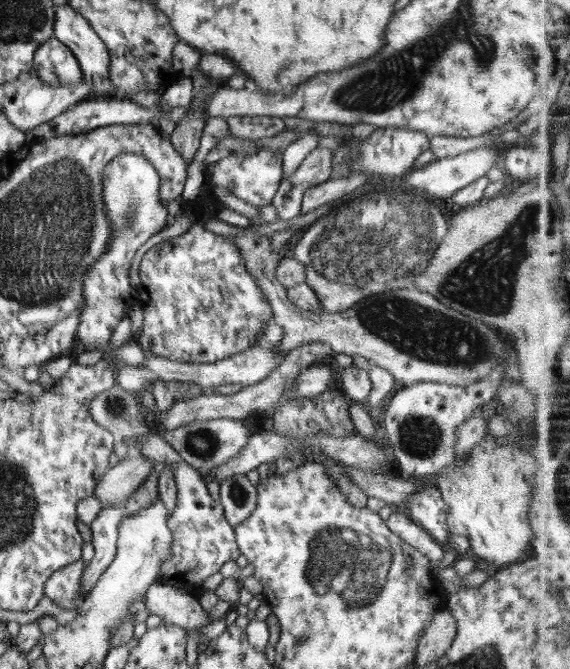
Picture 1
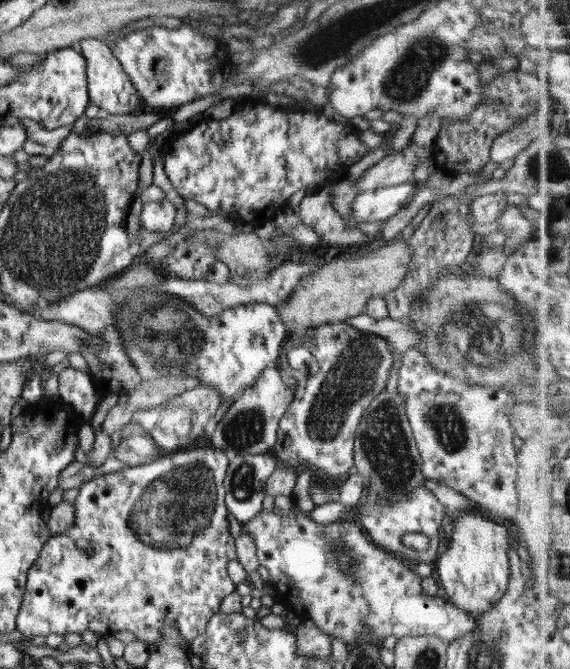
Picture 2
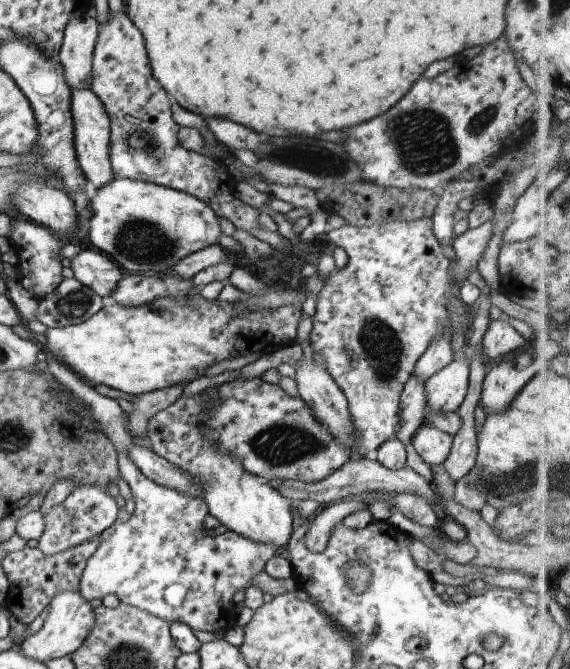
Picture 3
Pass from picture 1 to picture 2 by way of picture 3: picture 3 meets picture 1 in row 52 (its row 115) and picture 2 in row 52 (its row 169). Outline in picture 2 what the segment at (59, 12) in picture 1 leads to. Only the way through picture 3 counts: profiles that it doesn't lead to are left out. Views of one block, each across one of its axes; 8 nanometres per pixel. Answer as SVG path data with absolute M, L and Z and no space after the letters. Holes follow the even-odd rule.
M83 38L80 53L86 58L87 88L89 100L101 109L102 114L131 114L141 104L130 76L124 72L120 61L101 38Z

